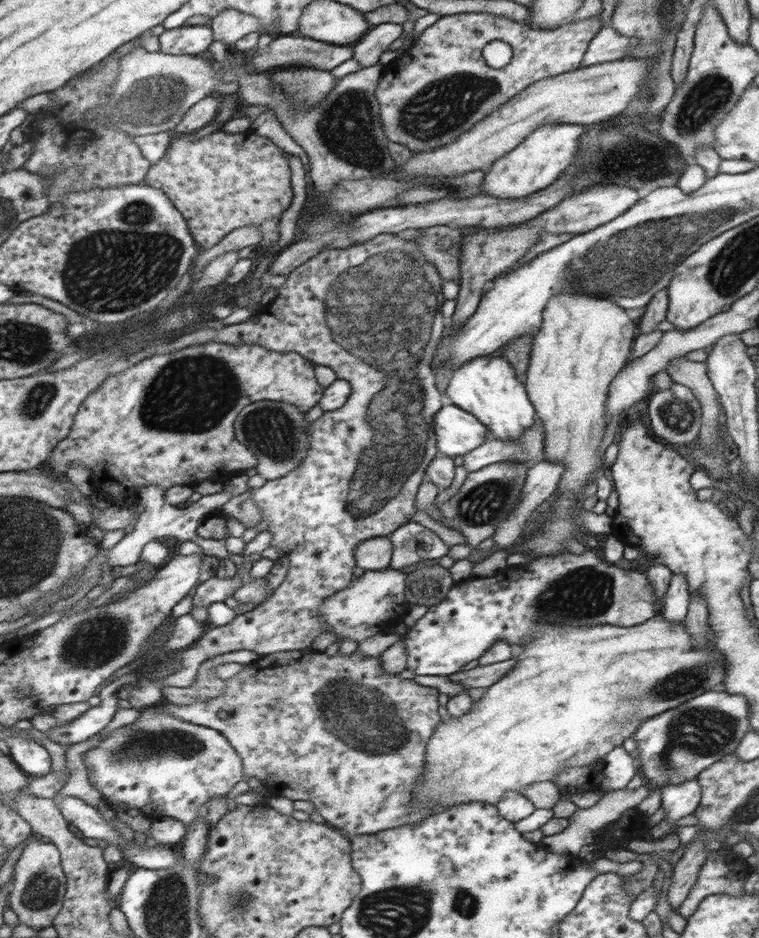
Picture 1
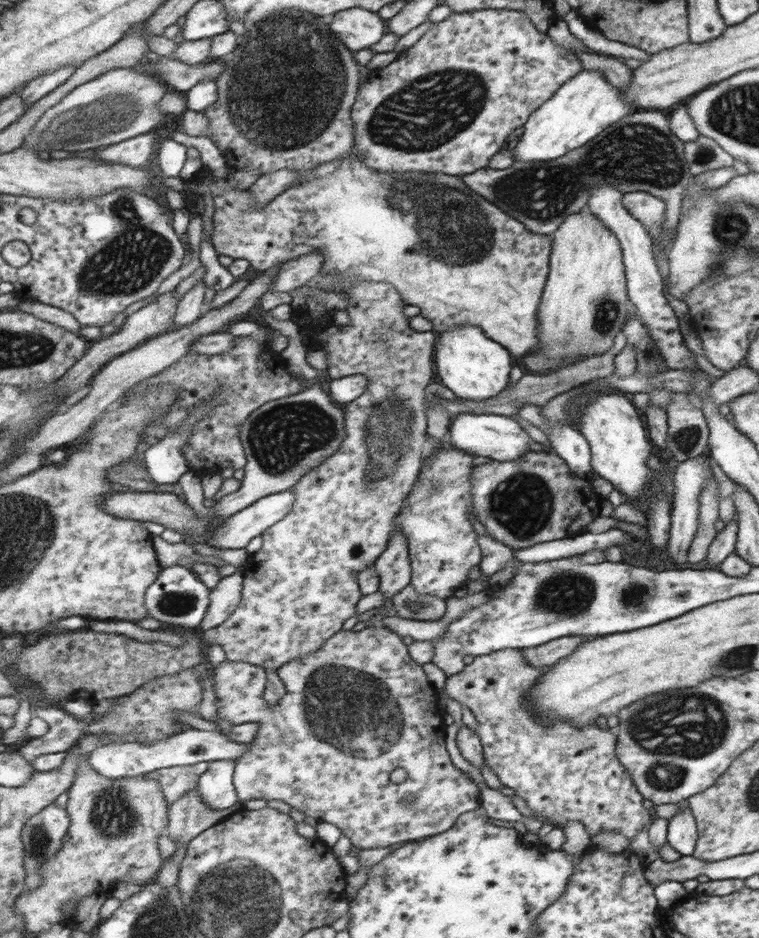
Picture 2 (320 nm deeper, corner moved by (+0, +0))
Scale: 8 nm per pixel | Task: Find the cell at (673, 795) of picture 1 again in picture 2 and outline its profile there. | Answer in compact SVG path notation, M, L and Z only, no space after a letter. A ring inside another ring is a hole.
M682 802L680 807L684 811L668 821L667 844L680 852L681 856L690 856L698 839L697 824L687 802Z

